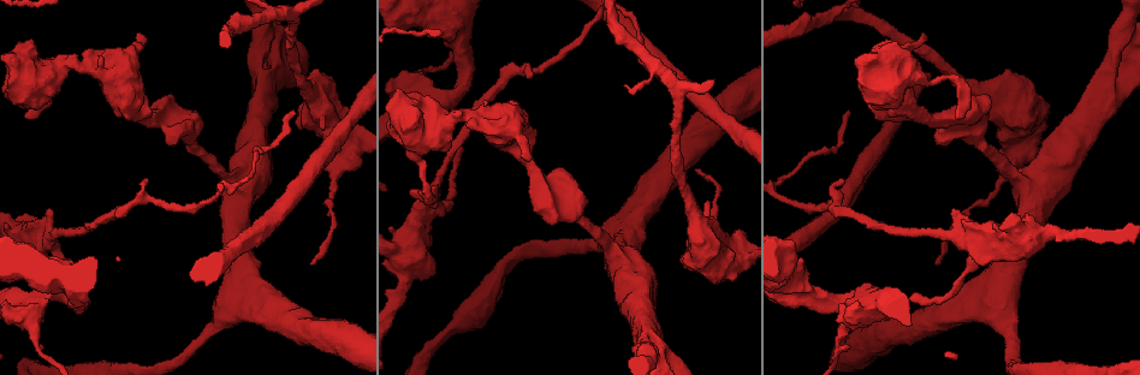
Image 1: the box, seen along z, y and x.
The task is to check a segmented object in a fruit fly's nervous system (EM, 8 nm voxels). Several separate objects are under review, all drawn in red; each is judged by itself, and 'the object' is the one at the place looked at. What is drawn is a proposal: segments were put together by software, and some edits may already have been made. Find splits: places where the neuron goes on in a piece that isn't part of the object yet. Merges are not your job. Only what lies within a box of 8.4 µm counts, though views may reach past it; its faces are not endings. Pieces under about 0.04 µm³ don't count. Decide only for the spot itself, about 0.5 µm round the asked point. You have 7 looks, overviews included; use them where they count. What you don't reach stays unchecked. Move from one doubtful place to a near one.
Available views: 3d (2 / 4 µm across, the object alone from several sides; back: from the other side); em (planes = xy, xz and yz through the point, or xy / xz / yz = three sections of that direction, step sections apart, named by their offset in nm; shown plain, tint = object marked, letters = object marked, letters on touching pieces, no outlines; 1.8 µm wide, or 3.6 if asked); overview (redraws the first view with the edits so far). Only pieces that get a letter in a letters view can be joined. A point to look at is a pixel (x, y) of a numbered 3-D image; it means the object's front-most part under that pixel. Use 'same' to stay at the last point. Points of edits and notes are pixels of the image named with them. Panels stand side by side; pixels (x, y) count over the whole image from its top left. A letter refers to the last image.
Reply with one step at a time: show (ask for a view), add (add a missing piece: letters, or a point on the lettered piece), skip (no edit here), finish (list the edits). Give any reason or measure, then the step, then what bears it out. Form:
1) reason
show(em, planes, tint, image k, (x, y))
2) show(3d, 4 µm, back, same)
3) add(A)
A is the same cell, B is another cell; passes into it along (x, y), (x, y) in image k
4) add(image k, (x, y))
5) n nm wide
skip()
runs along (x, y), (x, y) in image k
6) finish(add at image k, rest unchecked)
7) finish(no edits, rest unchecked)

an open end
show(3d, 2 µm, back, image 1, (27, 115))

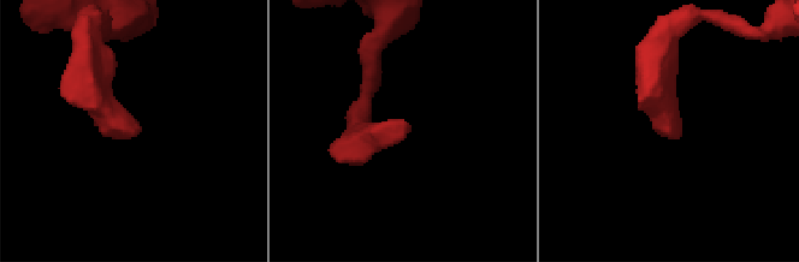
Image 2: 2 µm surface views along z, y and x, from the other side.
now the EM
show(em, planes, letters, image 2, (134, 130))

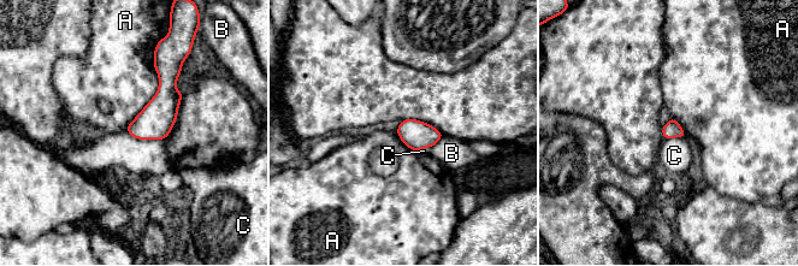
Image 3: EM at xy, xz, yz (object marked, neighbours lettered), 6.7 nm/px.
skip()
A, B and C are other cells; none of them fits

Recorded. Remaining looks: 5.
free end
show(em, xy, step 16, letters, image 1, (531, 77))

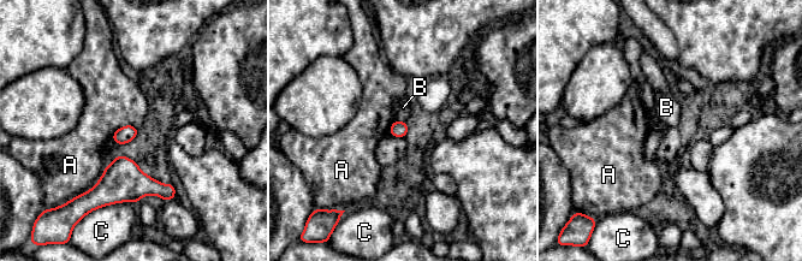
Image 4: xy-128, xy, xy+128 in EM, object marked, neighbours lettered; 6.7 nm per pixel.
another direction
show(em, planes, letters, same)

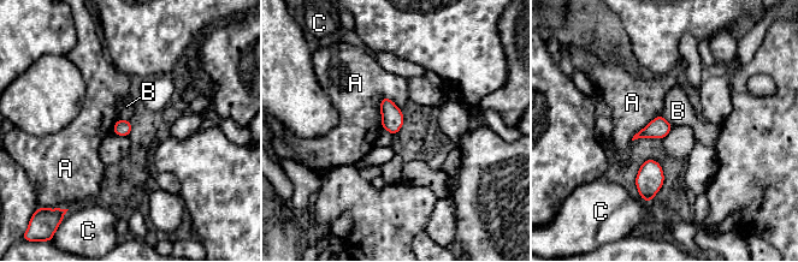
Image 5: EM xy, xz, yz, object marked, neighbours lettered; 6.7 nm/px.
skip()
A, B and C are other cells; border along (660, 114), (672, 126) in image 5; no lettered piece goes on from it

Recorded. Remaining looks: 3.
thick end
show(3d, 4 µm, image 1, (951, 209))

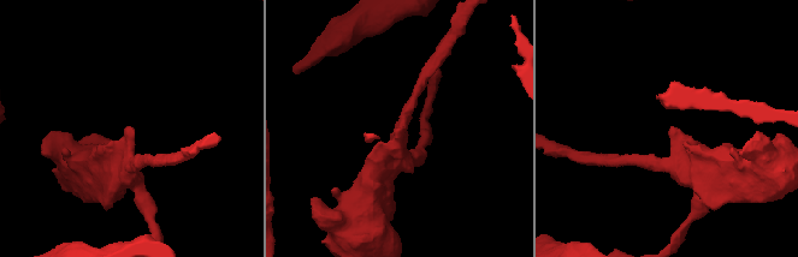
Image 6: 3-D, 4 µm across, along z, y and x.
show(em, planes, letters, image 6, (675, 127))

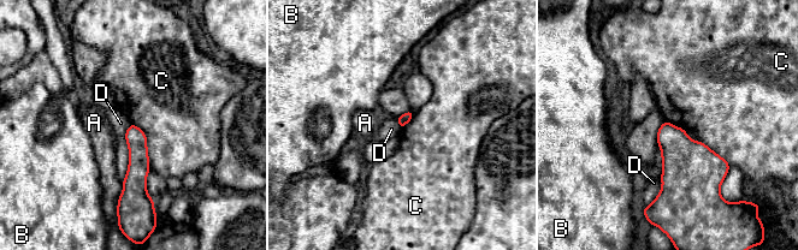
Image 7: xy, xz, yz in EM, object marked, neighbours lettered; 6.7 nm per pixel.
skip()
A, B, C and D are other cells; no lettered piece goes on from it

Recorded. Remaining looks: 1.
finish(no edits, rest unchecked)

